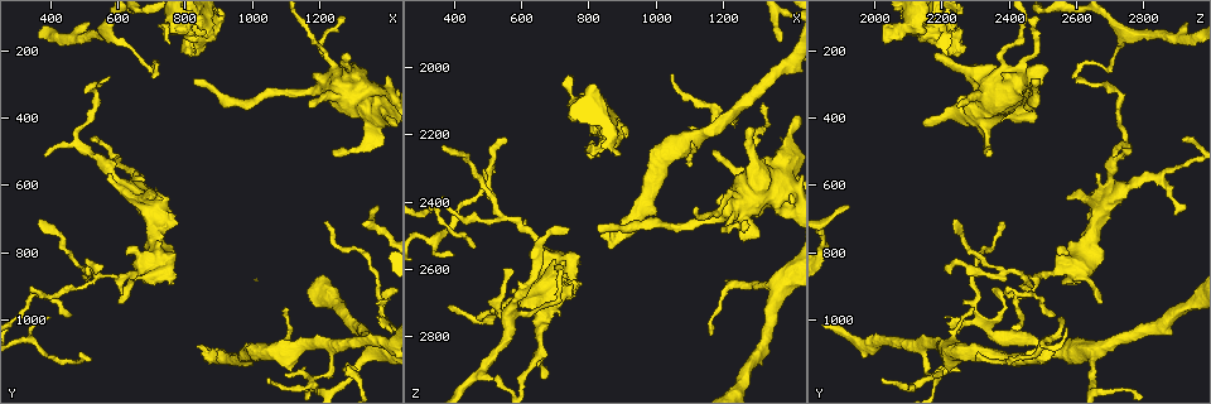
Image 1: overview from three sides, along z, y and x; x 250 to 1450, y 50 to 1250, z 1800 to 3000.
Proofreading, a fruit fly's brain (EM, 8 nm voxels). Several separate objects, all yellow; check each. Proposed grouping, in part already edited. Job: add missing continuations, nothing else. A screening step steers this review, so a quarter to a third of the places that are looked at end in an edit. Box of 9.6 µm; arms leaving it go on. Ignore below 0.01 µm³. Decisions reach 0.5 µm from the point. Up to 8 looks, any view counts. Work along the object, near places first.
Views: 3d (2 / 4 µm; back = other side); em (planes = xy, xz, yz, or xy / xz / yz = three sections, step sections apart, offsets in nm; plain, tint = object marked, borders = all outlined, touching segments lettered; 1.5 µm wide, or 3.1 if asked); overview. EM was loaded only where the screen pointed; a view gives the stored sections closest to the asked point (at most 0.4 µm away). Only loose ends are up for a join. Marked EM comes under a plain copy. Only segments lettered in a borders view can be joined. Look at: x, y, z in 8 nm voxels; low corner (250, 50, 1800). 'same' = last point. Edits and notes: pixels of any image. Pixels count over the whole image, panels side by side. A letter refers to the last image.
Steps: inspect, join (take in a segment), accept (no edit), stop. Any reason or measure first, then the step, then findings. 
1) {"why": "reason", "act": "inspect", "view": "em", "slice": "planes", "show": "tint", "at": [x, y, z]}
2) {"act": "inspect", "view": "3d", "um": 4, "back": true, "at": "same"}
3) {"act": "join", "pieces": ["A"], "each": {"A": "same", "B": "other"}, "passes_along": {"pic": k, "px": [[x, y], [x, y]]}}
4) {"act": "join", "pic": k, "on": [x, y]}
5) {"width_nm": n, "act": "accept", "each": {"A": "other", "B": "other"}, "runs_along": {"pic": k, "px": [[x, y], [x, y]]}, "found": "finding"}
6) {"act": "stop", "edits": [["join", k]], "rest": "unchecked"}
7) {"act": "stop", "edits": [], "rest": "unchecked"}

{"why": "free end", "act": "inspect", "view": "em", "slice": "xz", "step": 4, "show": "borders", "at": [1360, 350, 2260]}

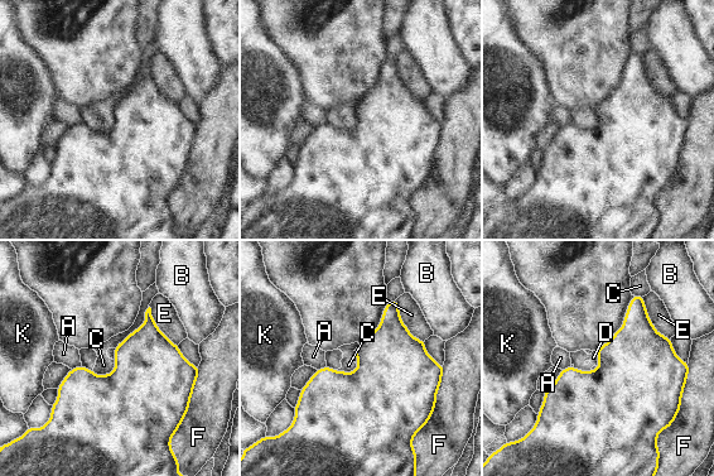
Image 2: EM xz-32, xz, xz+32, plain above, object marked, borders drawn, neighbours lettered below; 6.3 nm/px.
{"longest_contact_nm": ["C", 340], "act": "accept", "each": {"A": "other", "B": "other", "C": "other", "D": "other", "E": "other", "F": "other", "K": "other"}, "border": {"pic": 2, "px": [[574, 366], [580, 370], [591, 370]]}, "found": "none of them fits"}

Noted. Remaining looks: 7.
{"why": "branch stops here", "act": "inspect", "view": "em", "slice": "xy", "step": 8, "show": "borders", "at": [630, 800, 2540]}

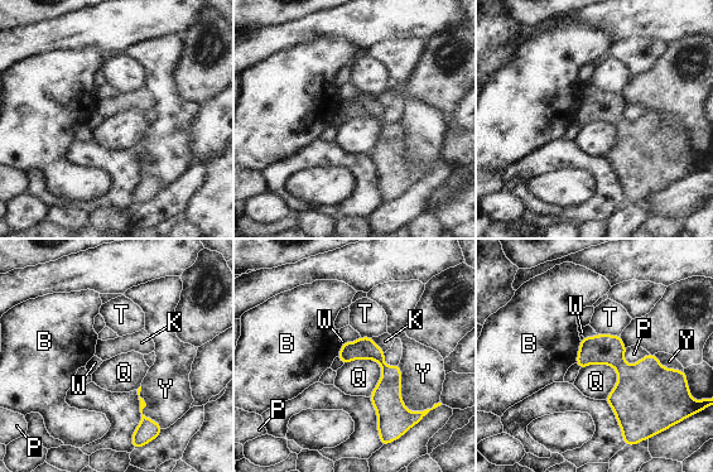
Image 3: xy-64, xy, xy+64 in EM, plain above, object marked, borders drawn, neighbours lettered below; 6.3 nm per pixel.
{"act": "accept", "each": {"B": "other", "K": "other", "P": "other", "Q": "other", "T": "other", "W": "other", "Y": "other"}, "found": "none of them fits"}

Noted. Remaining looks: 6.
{"why": "thin end", "act": "inspect", "view": "em", "slice": "planes", "show": "borders", "at": [560, 840, 2220]}

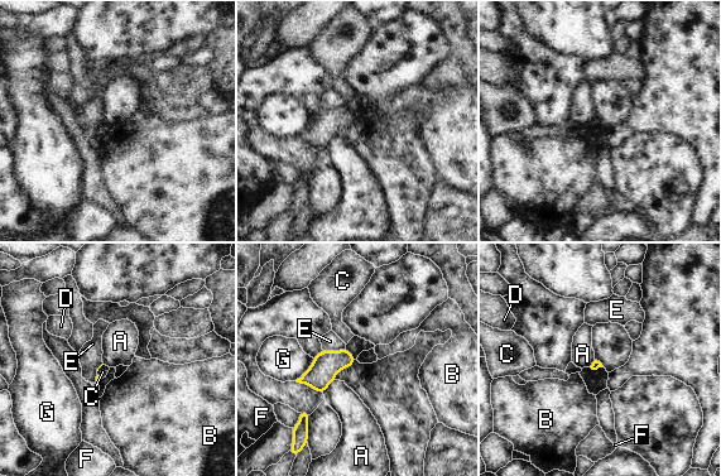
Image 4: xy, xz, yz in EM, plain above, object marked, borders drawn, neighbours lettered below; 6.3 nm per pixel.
{"act": "accept", "each": {"A": "other", "B": "other", "C": "other", "D": "other", "E": "other", "F": "other", "G": "other"}, "border": {"pic": 4, "px": [[335, 380], [322, 393]]}, "found": "none of them fits"}

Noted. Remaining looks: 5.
{"act": "stop", "edits": [], "rest": "unchecked"}

